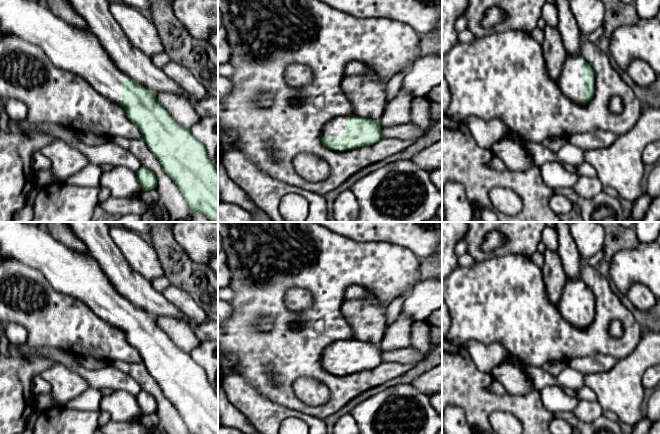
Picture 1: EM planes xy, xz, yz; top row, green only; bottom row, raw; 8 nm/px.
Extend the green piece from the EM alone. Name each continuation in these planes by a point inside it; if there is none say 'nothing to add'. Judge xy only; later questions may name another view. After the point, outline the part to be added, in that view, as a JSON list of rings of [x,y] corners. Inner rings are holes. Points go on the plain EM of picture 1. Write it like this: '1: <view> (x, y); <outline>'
1: xy (78, 274); [[[0,222],[0,255],[38,270],[57,292],[82,301],[111,326],[122,325],[122,307],[128,300],[111,285],[97,260],[89,252],[80,252],[65,246],[42,225]]]

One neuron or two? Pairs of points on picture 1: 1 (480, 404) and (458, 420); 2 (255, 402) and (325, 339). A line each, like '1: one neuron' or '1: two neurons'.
1: two neurons
2: two neurons

